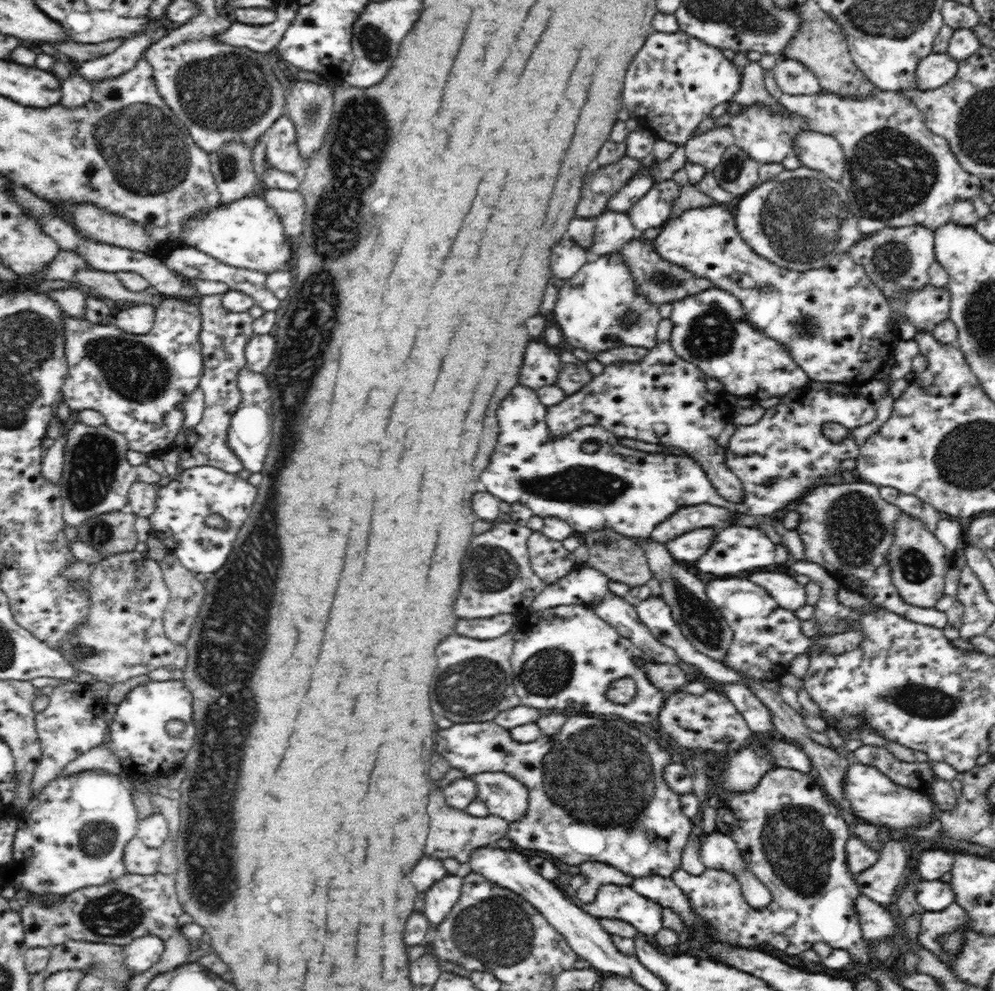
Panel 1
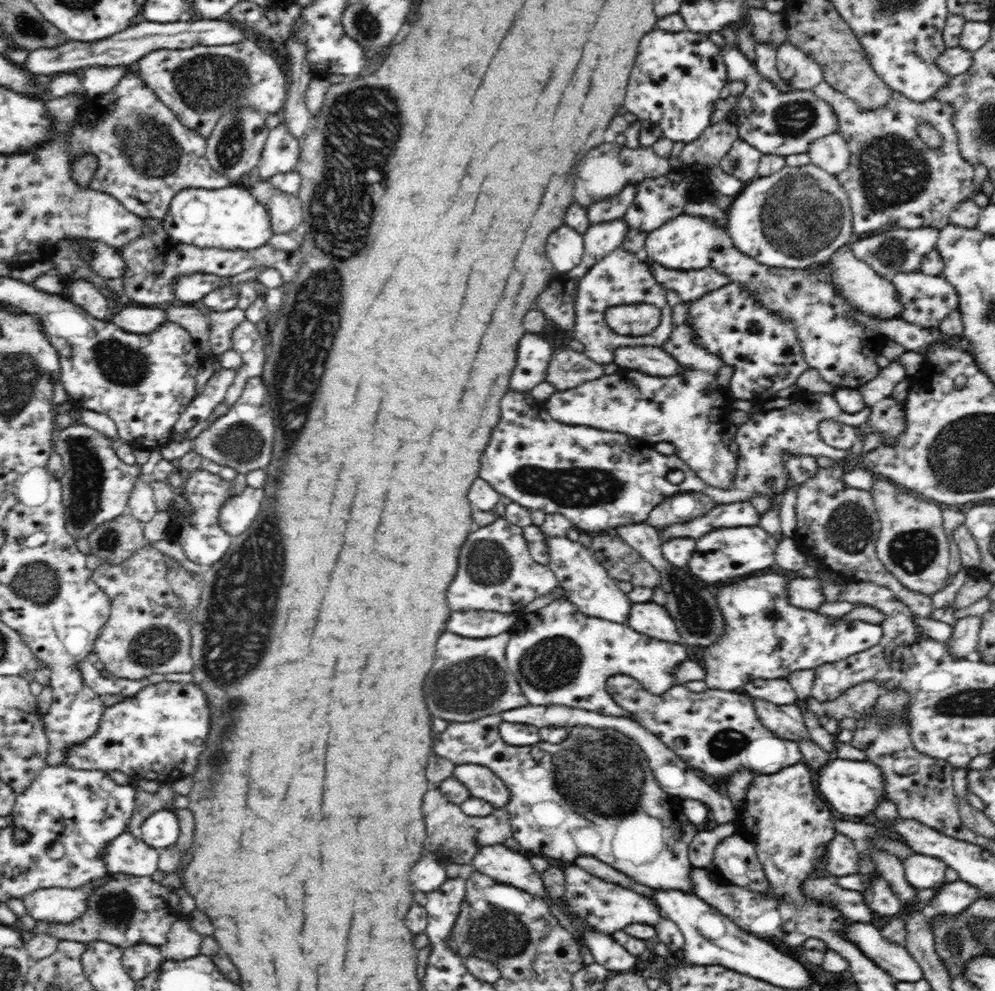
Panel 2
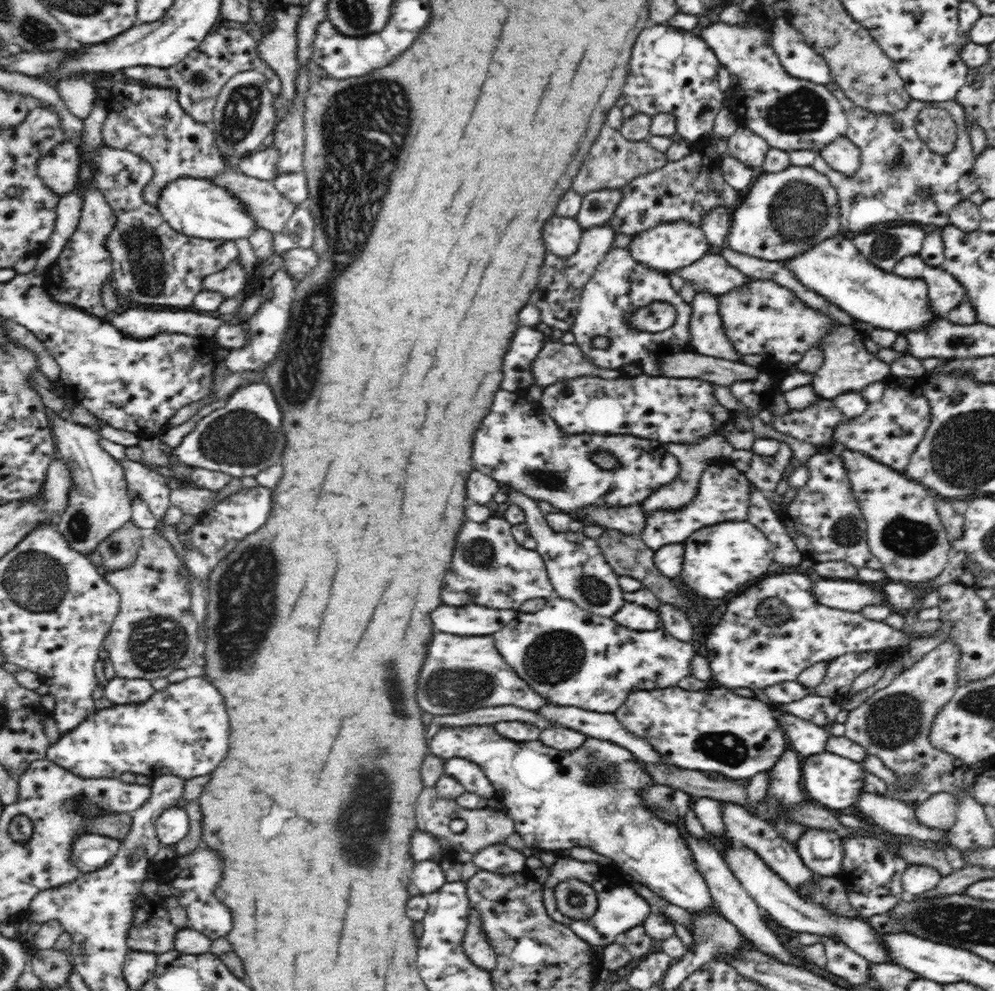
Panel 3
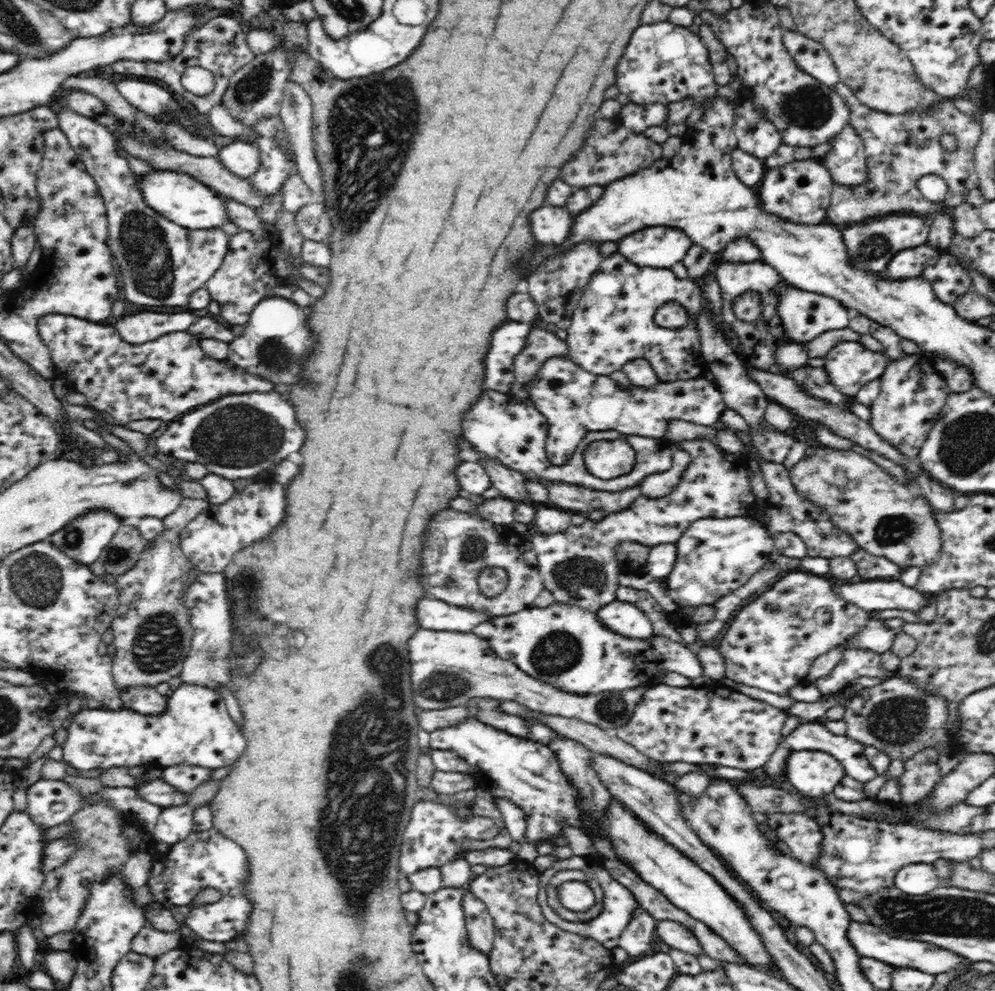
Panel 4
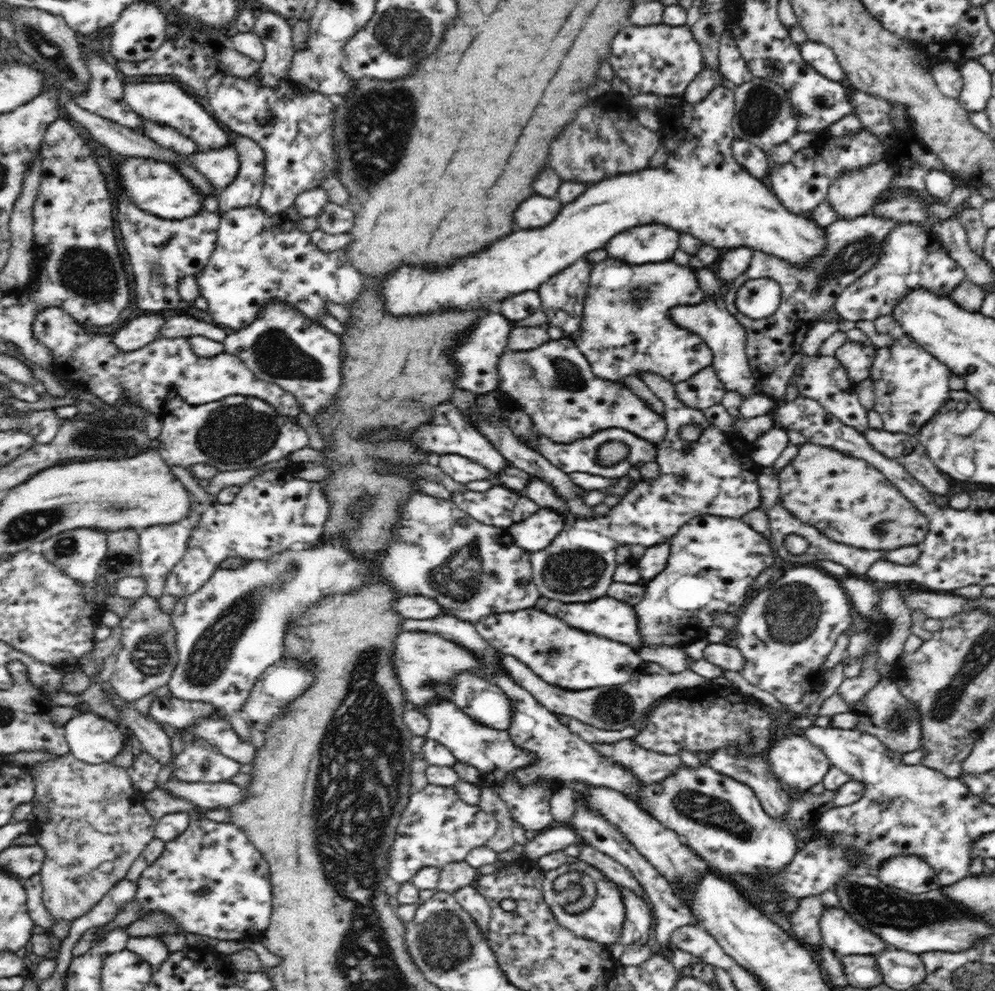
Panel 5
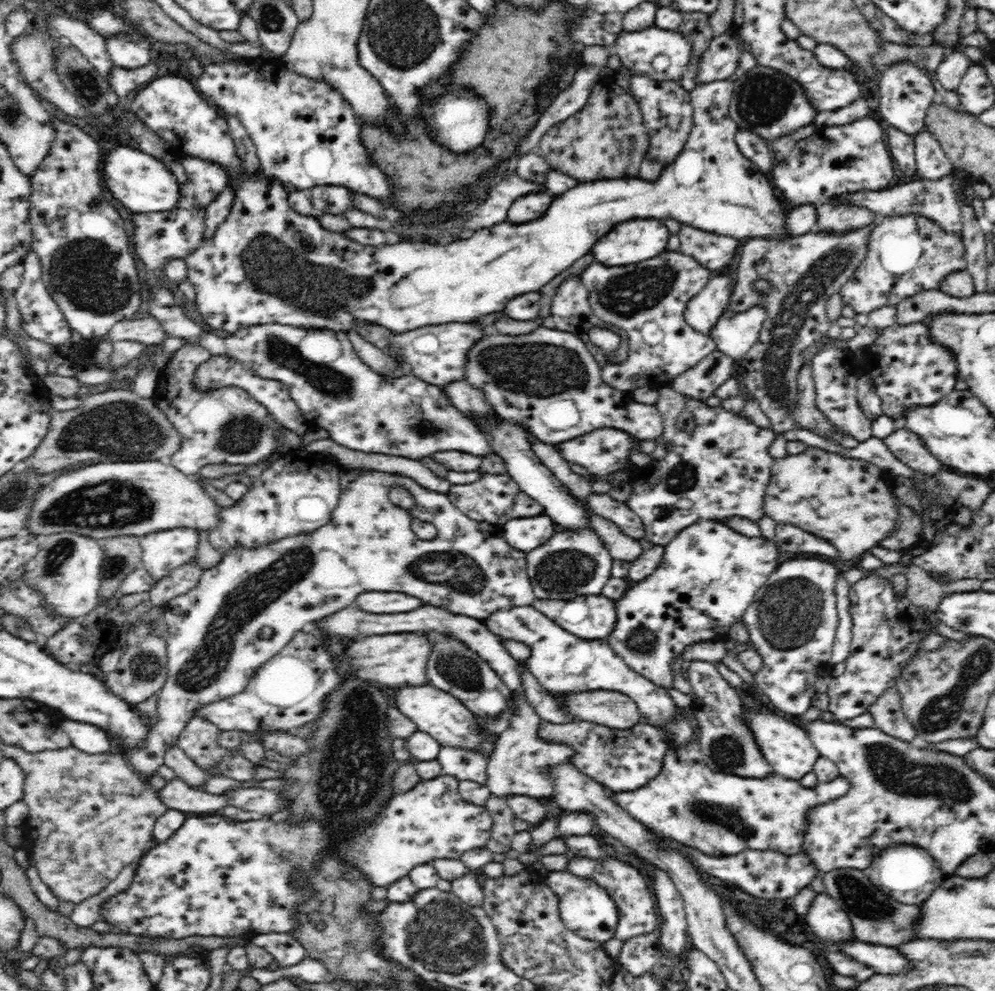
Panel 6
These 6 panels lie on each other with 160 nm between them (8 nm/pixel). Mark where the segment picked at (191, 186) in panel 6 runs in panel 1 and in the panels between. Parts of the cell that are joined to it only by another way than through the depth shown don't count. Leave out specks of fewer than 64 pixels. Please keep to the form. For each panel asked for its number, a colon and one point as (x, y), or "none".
1: (282, 153)
2: (281, 152)
3: (263, 164)
4: (243, 159)
5: (220, 165)

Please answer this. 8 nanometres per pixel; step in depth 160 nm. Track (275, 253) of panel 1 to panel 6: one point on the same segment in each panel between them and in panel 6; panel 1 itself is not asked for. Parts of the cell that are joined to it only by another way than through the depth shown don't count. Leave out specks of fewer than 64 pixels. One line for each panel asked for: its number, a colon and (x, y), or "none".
2: (230, 218)
3: (196, 208)
4: (180, 198)
5: (158, 188)
6: (144, 184)

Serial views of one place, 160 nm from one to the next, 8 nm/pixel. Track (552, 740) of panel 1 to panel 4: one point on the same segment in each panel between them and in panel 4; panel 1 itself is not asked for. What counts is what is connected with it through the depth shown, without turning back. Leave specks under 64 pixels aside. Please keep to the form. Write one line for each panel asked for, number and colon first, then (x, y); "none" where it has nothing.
2: (571, 799)
3: (592, 798)
4: (528, 773)

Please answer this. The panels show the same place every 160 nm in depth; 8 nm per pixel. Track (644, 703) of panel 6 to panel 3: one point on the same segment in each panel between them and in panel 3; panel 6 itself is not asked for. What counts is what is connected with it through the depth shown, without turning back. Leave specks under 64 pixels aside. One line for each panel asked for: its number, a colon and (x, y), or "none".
3: (572, 657)
4: (566, 646)
5: (573, 659)

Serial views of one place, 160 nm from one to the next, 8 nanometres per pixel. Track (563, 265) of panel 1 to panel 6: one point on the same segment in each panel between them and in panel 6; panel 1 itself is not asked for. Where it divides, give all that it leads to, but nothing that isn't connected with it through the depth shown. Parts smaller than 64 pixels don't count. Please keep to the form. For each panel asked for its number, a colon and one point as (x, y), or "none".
2: (565, 248)
3: (562, 236)
4: (552, 226)
5: (537, 212)
6: (532, 206)

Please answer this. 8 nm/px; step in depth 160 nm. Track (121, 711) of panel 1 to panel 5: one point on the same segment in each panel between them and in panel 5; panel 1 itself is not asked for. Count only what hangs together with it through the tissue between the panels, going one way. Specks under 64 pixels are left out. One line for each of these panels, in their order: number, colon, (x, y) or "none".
2: (161, 730)
3: (182, 729)
4: (196, 729)
5: (91, 738)

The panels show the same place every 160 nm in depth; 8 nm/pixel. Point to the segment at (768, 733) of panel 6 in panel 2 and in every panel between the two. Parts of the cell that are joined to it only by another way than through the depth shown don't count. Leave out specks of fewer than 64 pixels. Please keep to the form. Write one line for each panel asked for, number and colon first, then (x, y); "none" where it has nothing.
2: (851, 787)
3: (835, 782)
4: (814, 774)
5: (794, 759)

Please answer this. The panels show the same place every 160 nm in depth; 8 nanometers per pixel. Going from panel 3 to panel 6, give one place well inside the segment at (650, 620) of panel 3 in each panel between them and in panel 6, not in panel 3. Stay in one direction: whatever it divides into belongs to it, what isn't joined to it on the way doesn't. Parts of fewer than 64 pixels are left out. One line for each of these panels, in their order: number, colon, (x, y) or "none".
4: (625, 618)
5: (607, 616)
6: (593, 617)

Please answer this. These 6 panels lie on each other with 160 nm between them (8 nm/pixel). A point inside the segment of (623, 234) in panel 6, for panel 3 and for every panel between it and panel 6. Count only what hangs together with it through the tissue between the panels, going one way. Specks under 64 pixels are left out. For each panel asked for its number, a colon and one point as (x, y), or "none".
3: (669, 247)
4: (659, 248)
5: (644, 244)

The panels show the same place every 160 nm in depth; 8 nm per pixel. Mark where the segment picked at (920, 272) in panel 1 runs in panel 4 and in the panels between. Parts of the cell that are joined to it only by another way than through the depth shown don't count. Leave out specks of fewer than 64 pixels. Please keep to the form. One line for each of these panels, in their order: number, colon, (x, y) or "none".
2: (894, 250)
3: (885, 249)
4: (871, 245)

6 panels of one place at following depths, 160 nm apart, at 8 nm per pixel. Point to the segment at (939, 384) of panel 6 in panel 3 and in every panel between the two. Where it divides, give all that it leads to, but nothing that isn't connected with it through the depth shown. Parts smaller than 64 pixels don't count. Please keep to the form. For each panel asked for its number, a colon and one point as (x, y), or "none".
3: (888, 431)
4: (912, 395)
5: (910, 385)

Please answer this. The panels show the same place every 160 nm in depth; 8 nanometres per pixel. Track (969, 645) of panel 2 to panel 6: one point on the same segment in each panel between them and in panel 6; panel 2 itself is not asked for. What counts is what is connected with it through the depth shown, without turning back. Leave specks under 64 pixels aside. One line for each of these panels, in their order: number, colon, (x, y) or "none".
3: (893, 724)
4: (897, 717)
5: (883, 712)
6: (886, 711)

